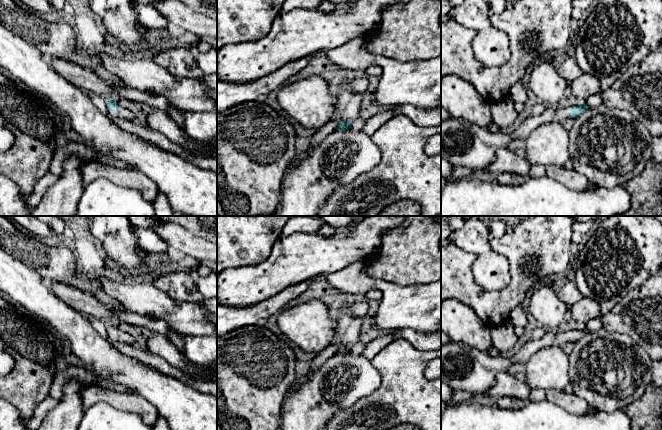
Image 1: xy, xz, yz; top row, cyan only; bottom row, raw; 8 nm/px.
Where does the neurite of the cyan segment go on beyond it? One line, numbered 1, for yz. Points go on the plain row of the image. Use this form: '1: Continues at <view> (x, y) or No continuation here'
1: Continues at yz (463, 368)

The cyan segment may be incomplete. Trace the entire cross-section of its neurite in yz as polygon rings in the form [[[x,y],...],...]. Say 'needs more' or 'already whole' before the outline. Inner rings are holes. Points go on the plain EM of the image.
needs more | [[[585,327],[566,332],[547,331],[541,339],[528,341],[511,357],[492,356],[464,343],[450,342],[441,345],[441,381],[453,390],[483,393],[493,387],[499,373],[506,372],[512,365],[526,364],[542,348],[563,347],[588,333]]]

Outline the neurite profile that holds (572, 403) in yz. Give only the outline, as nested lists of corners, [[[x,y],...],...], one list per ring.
[[[556,389],[545,390],[546,400],[562,407],[566,411],[574,415],[583,415],[589,411],[587,402],[575,395],[574,393],[566,393]]]

